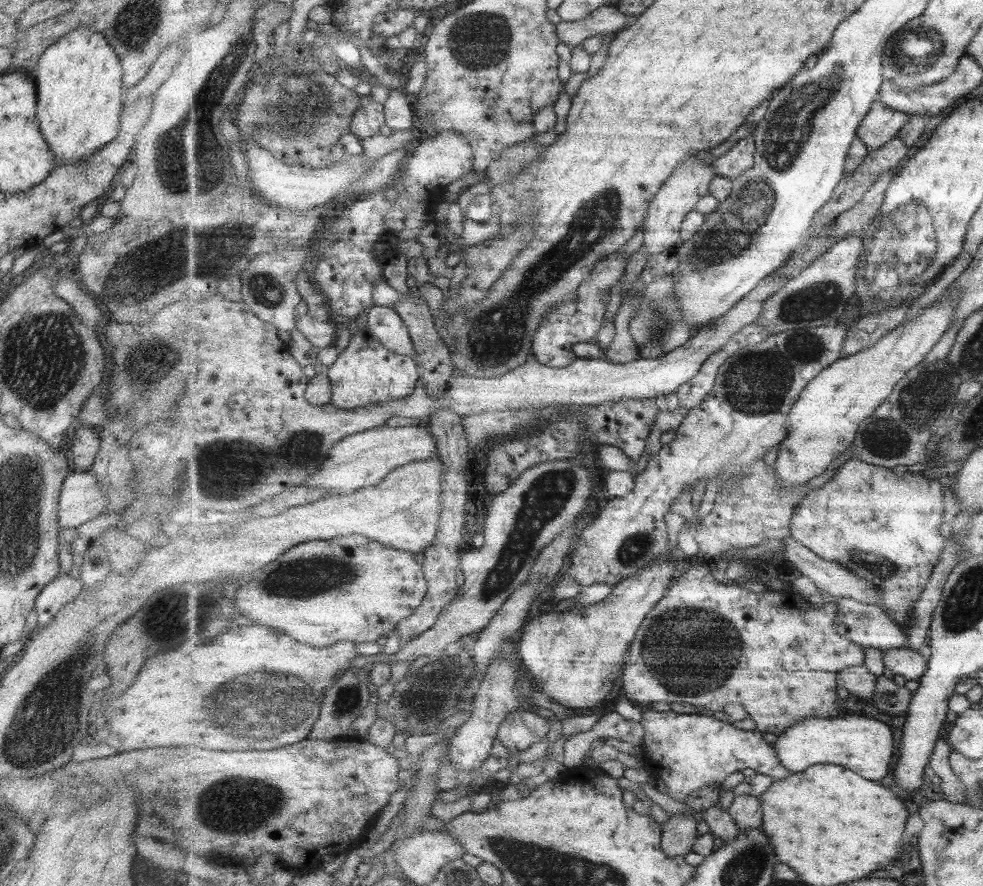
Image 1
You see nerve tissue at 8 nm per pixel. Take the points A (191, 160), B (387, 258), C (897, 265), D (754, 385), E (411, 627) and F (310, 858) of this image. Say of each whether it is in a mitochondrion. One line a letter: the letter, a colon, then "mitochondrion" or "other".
A: mitochondrion
B: other
C: mitochondrion
D: mitochondrion
E: other
F: other

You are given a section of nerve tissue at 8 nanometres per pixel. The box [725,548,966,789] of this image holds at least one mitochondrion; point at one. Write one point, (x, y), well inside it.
(886, 568)

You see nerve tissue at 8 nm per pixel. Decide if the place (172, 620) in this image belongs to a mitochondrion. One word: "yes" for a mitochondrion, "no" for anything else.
yes

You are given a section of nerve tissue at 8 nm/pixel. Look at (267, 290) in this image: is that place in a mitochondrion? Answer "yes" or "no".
yes

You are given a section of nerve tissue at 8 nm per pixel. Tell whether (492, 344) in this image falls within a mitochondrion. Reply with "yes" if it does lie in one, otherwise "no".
yes

